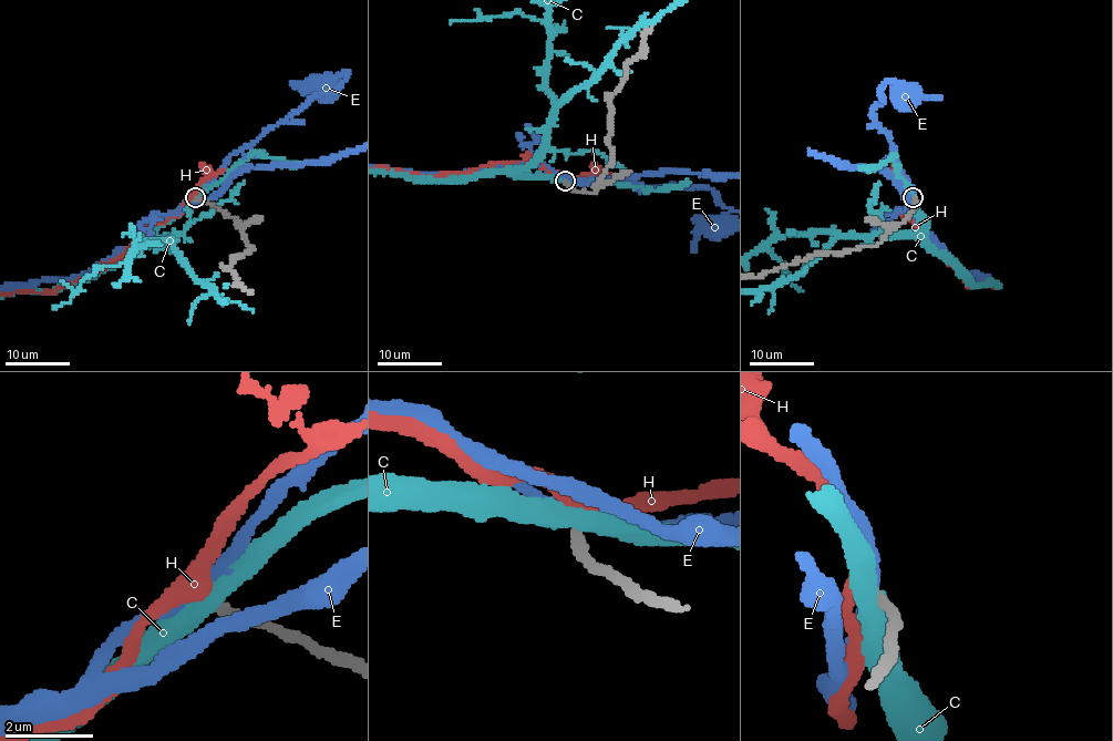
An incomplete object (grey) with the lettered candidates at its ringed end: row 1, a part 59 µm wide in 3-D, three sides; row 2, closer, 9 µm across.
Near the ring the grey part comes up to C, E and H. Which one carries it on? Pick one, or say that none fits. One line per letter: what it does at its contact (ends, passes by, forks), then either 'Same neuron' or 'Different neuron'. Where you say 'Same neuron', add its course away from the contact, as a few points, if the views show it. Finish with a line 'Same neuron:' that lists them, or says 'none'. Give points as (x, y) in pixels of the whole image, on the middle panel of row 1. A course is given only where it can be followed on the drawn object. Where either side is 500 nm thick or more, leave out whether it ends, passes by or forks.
C: It passes by. Different neuron
E: It passes by. Different neuron
H: It passes by. Same neuron
Same neuron: H

